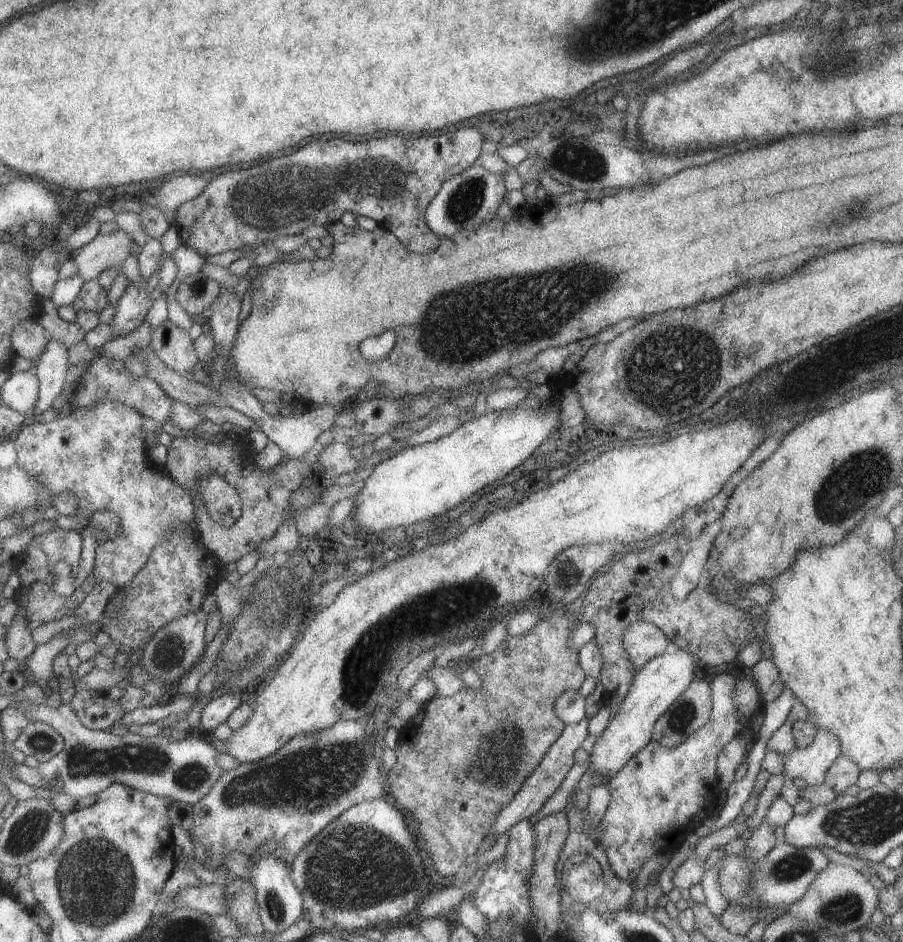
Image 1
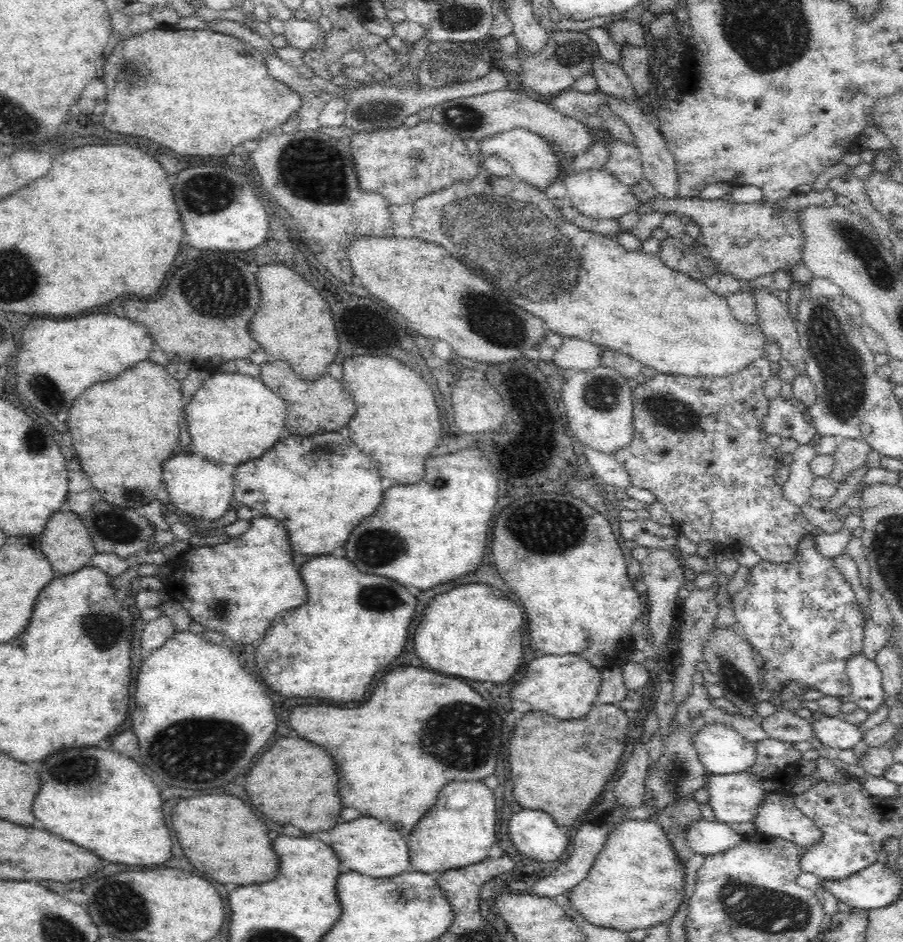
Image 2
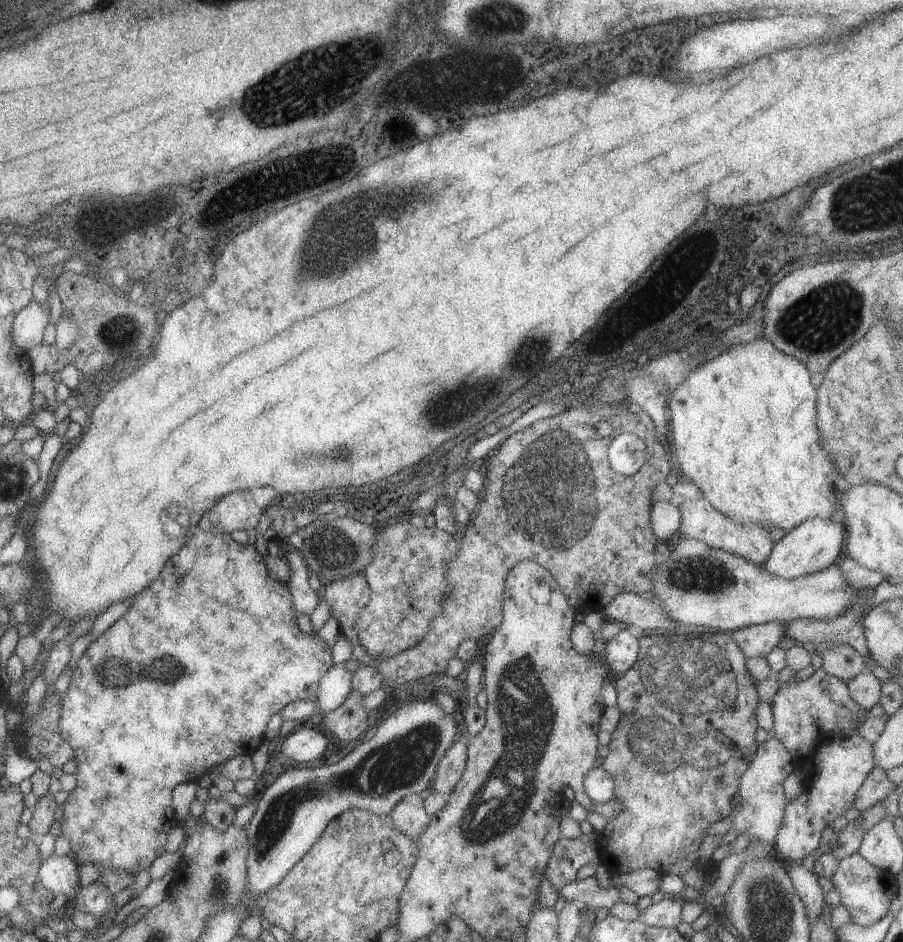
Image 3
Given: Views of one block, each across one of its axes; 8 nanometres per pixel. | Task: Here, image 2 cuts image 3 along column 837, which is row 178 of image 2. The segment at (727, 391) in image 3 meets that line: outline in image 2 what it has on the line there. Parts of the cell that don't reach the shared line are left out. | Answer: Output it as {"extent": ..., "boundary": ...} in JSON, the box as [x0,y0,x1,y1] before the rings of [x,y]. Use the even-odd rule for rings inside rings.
{"extent":[409,165,767,377],"boundary":[[[480,165],[474,178],[453,182],[452,185],[445,186],[444,189],[434,191],[425,197],[417,198],[411,205],[413,206],[413,215],[409,225],[414,238],[443,246],[454,258],[458,258],[470,272],[476,272],[486,282],[490,282],[496,290],[506,294],[508,301],[516,302],[516,305],[522,307],[526,312],[540,317],[548,325],[550,331],[560,335],[562,338],[580,338],[580,340],[599,345],[601,348],[627,354],[641,362],[642,365],[654,368],[659,373],[679,374],[689,377],[725,377],[741,371],[757,358],[765,357],[764,344],[766,344],[767,338],[764,336],[761,327],[758,324],[742,324],[738,322],[738,318],[731,313],[728,307],[727,298],[714,294],[706,282],[690,278],[676,270],[671,270],[666,264],[661,262],[657,254],[648,254],[641,250],[626,250],[612,237],[584,230],[574,223],[566,221],[564,215],[560,213],[559,207],[548,200],[546,193],[524,182],[523,179],[516,177],[515,174],[507,177],[494,176]]]}

